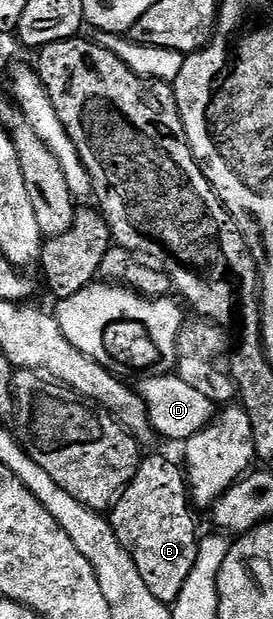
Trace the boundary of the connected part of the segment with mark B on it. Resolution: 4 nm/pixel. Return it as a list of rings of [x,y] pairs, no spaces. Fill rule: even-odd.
[[[152,455],[149,459],[147,456],[110,511],[114,533],[130,553],[138,573],[142,573],[142,581],[164,601],[182,593],[198,552],[196,523],[188,508],[190,488],[185,472],[177,467],[160,455]]]

